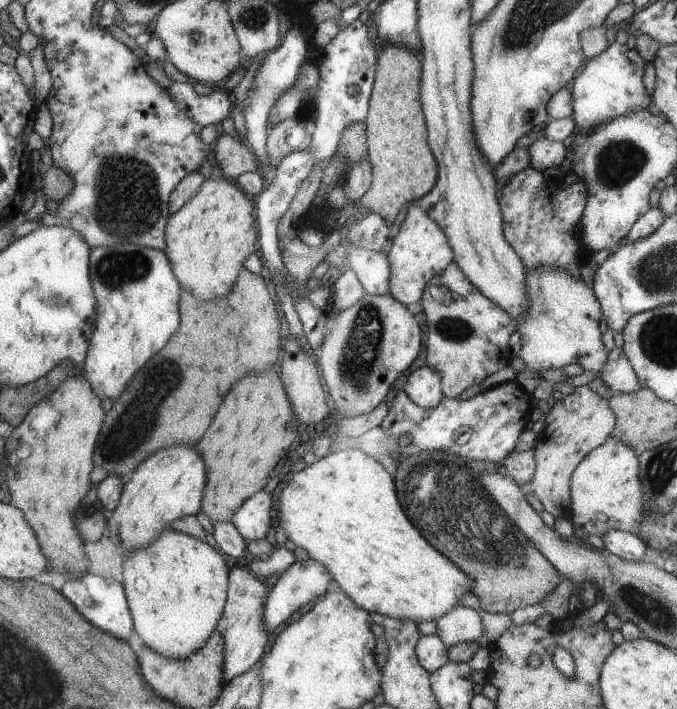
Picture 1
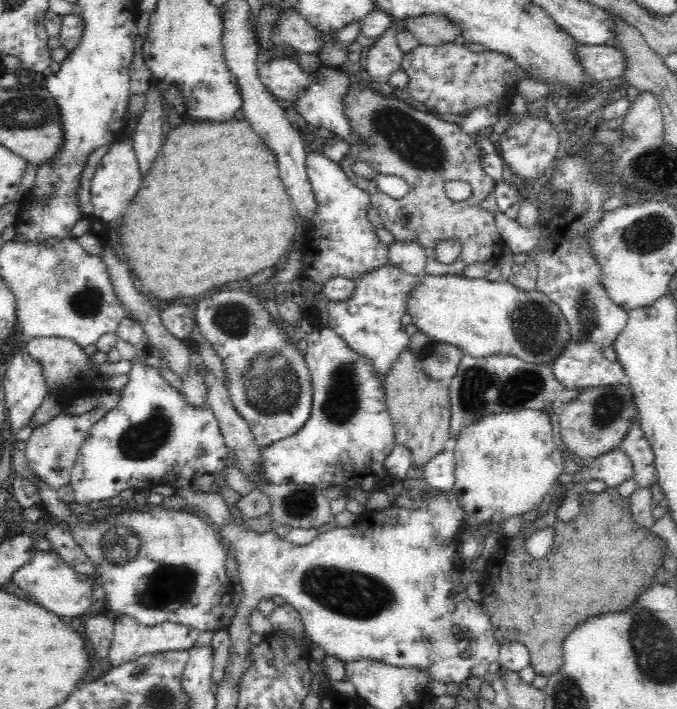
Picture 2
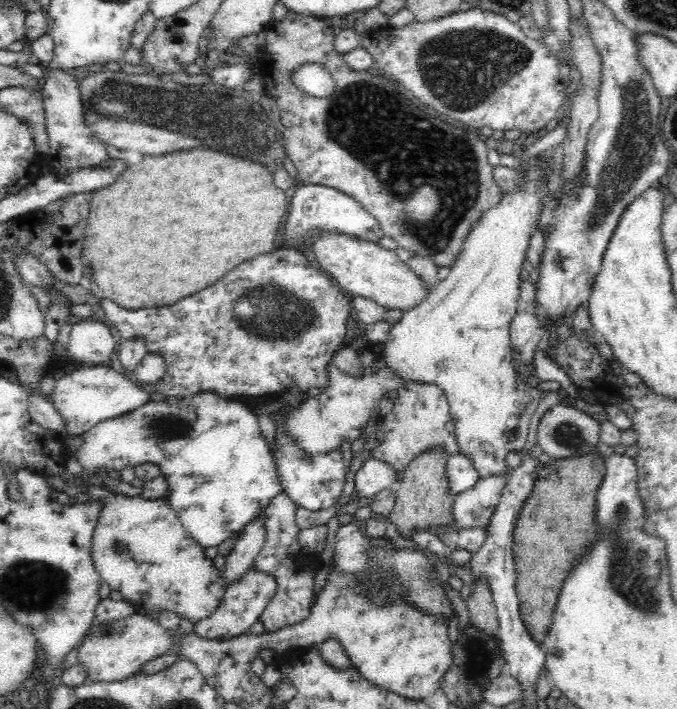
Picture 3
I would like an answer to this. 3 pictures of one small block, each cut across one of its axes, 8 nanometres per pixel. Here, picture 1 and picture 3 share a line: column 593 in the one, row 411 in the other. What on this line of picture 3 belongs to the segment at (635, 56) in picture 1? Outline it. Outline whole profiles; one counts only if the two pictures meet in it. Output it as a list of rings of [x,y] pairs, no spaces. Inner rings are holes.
[[[104,365],[81,367],[68,370],[55,382],[54,393],[50,400],[56,411],[62,415],[68,436],[86,434],[96,424],[133,412],[151,402],[149,389],[140,389],[133,385],[118,367],[108,368]]]

